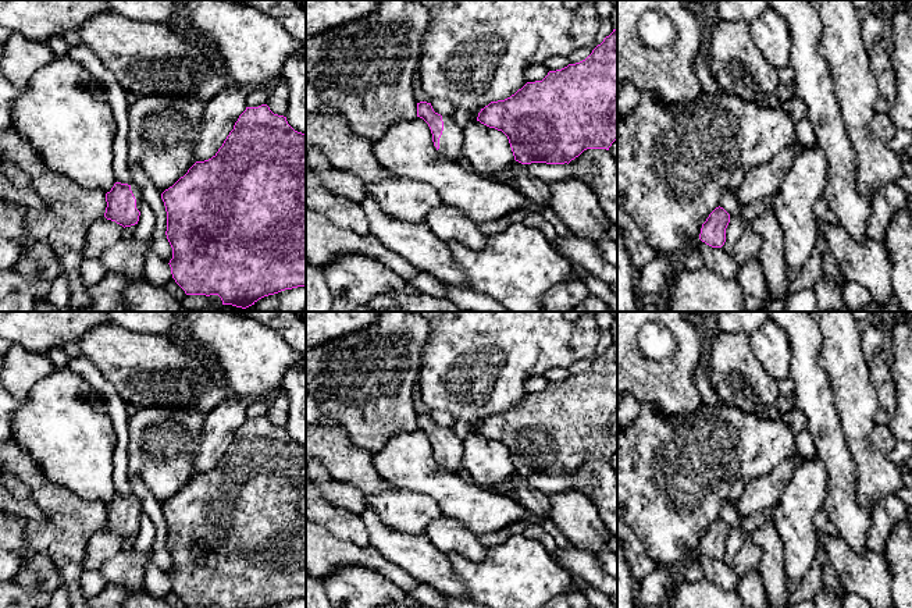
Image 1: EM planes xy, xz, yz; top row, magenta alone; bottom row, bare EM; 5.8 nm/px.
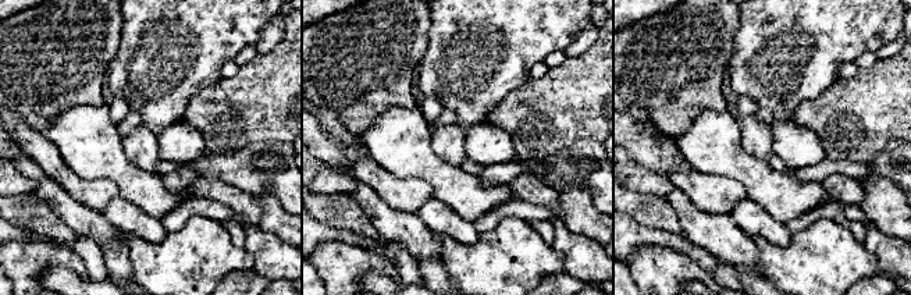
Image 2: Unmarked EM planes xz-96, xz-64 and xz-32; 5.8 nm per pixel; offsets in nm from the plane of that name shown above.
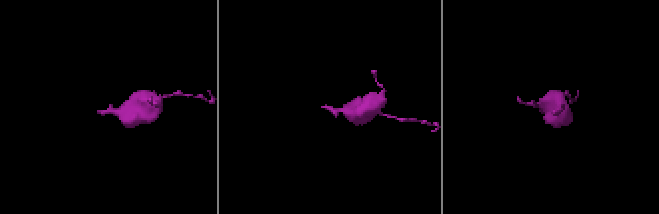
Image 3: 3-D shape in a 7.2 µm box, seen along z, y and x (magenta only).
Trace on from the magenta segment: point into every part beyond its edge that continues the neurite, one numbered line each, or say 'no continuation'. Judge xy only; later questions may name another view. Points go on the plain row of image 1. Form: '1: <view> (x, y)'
1: xy (135, 501)

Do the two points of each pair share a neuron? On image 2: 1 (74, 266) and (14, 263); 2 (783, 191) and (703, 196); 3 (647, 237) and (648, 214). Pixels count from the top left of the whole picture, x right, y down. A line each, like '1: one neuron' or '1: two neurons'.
1: one neuron
2: two neurons
3: two neurons

